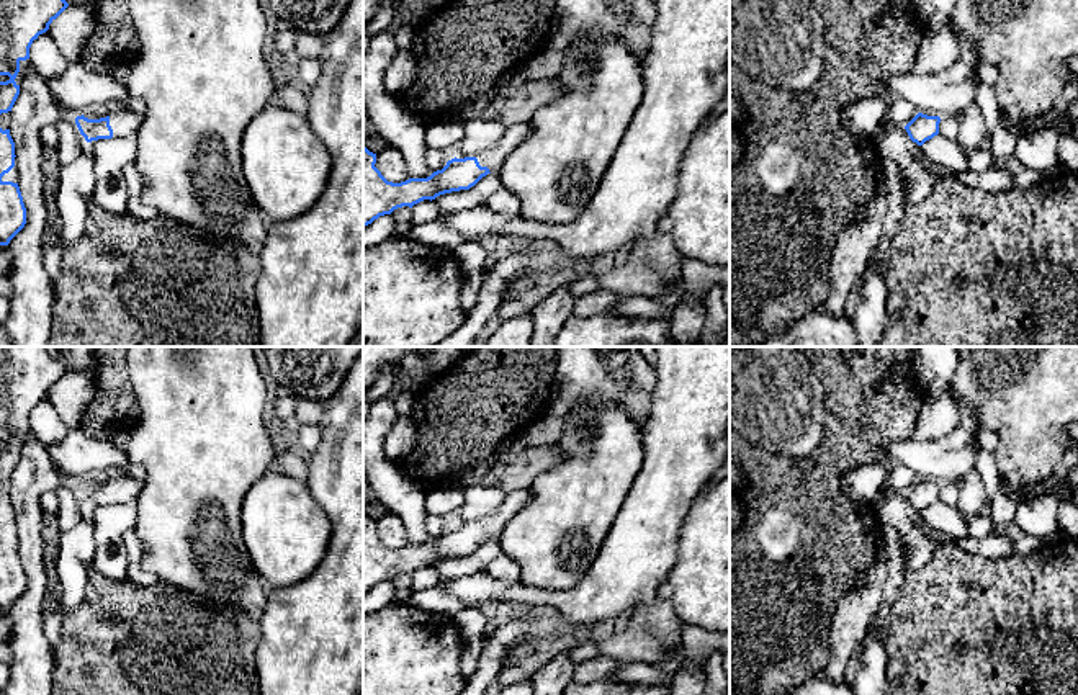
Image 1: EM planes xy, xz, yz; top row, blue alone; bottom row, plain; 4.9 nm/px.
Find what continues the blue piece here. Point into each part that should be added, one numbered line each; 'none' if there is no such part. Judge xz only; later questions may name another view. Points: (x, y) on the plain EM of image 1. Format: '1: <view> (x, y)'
1: xz (514, 501)

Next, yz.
none

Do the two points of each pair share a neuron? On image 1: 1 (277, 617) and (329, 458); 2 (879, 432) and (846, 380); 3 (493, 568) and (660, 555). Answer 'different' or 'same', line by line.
1: same
2: same
3: different

